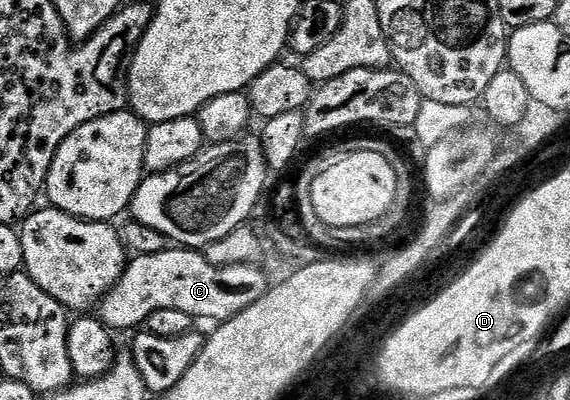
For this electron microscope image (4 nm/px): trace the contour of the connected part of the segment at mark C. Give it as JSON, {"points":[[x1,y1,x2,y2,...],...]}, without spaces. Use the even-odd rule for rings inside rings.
{"points":[[168,247,159,254,135,255,128,260,119,282,98,302,97,316,112,331,138,330,153,311,165,311,168,307,185,311,185,315,196,319,212,317,215,323,222,323,269,292,267,277,257,266,255,263,214,265,202,252,186,247]]}

